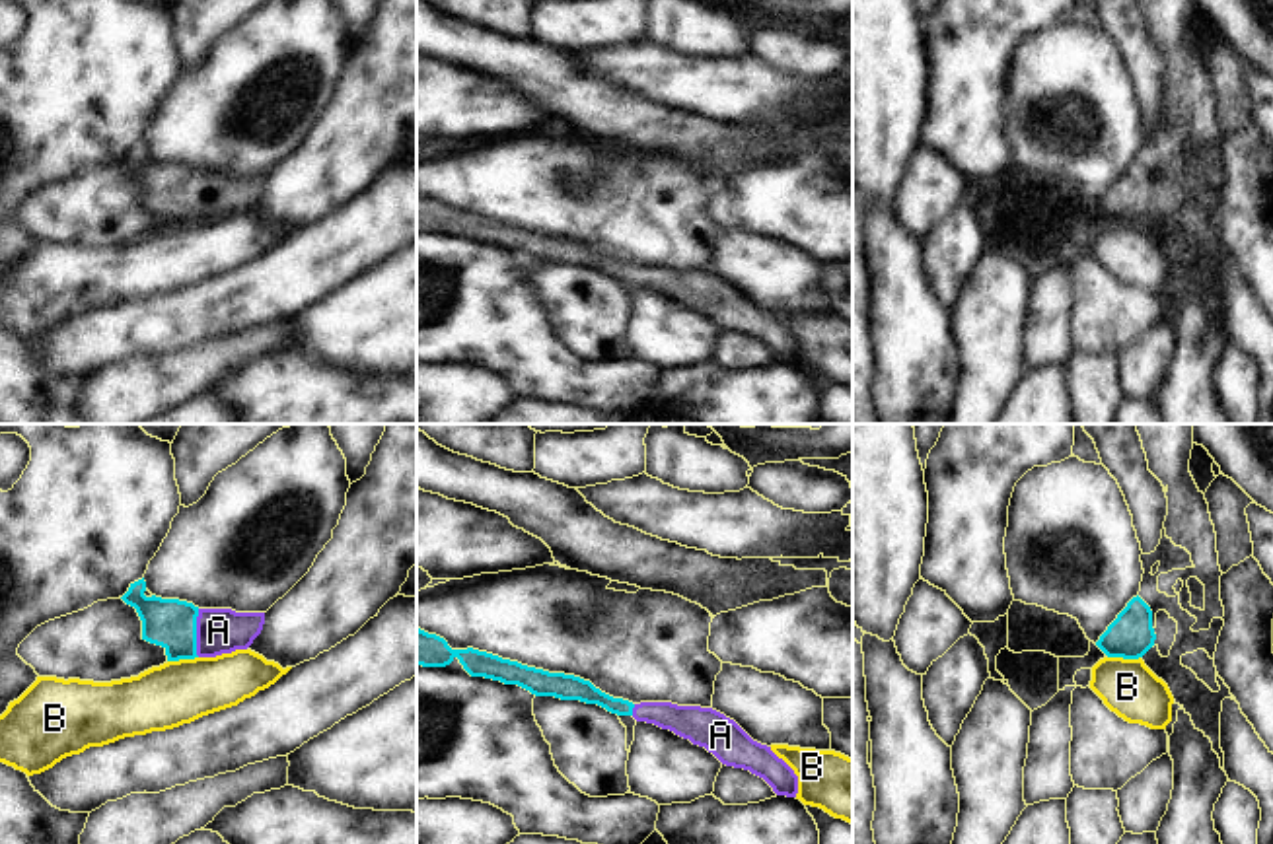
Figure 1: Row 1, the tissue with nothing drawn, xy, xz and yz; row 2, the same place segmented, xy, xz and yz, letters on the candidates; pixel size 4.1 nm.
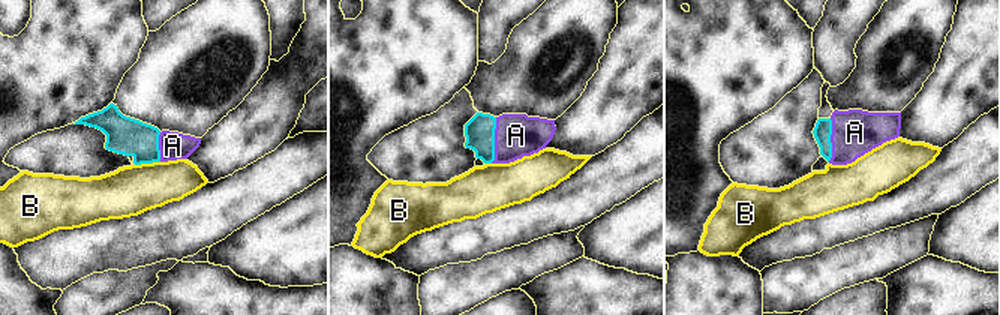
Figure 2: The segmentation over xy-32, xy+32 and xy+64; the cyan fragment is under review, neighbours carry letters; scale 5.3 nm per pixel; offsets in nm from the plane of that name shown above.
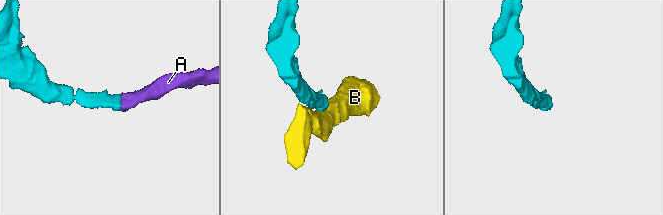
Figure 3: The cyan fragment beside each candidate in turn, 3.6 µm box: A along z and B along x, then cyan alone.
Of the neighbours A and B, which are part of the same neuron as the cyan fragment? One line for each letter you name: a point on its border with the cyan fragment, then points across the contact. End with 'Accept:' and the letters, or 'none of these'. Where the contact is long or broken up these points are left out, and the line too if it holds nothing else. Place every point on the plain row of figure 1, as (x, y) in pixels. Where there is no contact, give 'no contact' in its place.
A: xy (195, 197) | across xy (170, 187), (195, 197), (218, 195)
Accept: A

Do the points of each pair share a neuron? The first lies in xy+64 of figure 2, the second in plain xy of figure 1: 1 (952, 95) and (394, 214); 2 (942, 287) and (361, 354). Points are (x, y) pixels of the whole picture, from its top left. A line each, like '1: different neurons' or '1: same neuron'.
1: different neurons
2: different neurons

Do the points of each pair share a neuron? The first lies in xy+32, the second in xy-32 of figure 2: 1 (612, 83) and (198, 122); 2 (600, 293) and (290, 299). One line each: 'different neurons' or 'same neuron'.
1: different neurons
2: same neuron

